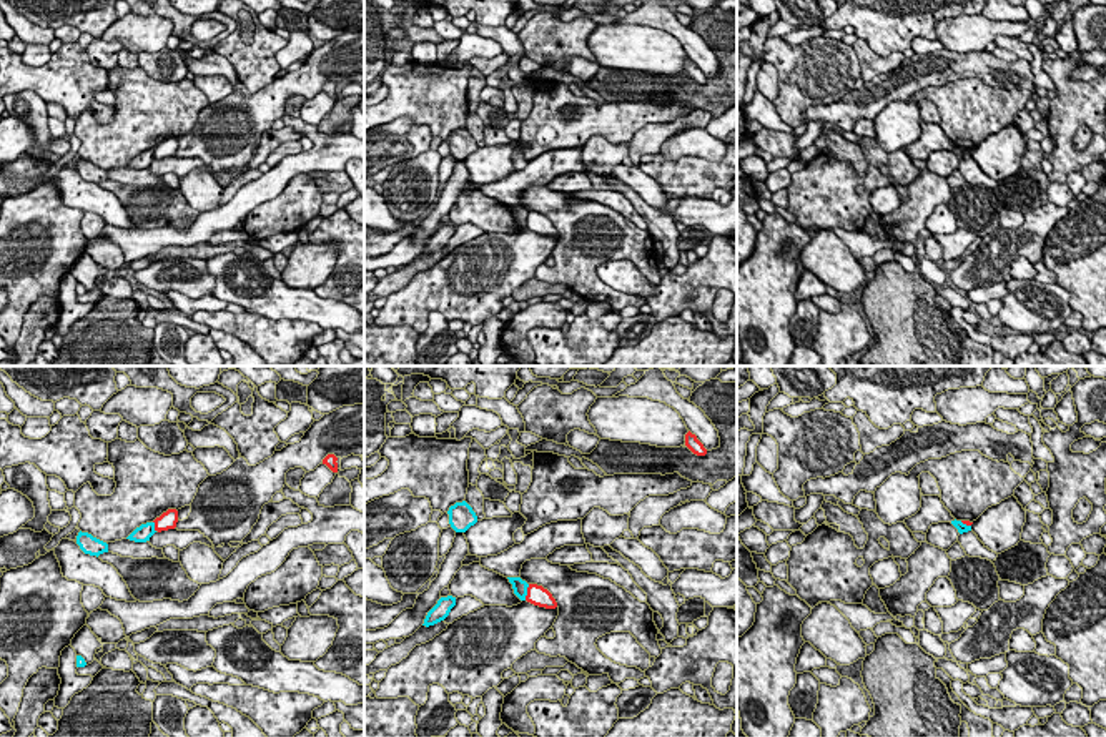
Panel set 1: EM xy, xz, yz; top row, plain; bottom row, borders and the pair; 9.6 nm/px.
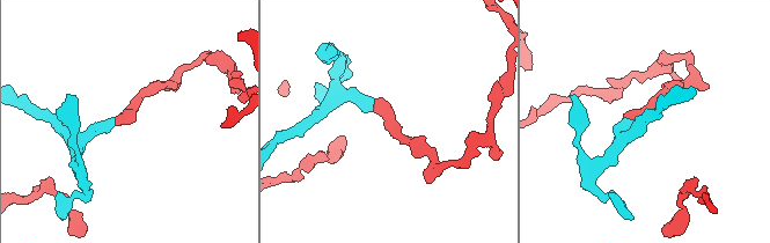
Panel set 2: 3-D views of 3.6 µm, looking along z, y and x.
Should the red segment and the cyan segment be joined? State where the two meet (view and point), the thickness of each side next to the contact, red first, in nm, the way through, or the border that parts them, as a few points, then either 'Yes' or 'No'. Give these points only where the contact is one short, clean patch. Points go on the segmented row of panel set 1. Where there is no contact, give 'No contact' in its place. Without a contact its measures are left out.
Touches red at xz (528, 593). Thickness 190 nm (red) against 140 nm. Boundary: xz (529, 584), (524, 599). No

